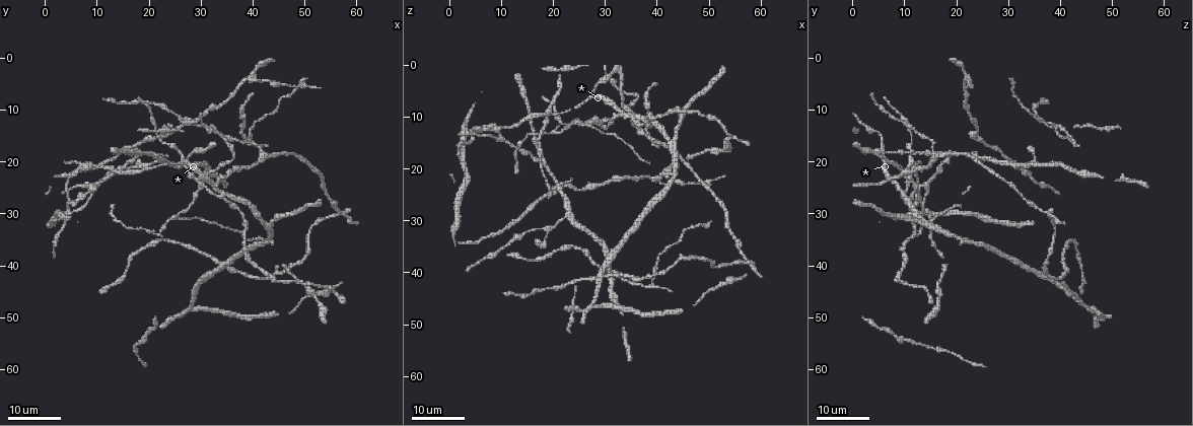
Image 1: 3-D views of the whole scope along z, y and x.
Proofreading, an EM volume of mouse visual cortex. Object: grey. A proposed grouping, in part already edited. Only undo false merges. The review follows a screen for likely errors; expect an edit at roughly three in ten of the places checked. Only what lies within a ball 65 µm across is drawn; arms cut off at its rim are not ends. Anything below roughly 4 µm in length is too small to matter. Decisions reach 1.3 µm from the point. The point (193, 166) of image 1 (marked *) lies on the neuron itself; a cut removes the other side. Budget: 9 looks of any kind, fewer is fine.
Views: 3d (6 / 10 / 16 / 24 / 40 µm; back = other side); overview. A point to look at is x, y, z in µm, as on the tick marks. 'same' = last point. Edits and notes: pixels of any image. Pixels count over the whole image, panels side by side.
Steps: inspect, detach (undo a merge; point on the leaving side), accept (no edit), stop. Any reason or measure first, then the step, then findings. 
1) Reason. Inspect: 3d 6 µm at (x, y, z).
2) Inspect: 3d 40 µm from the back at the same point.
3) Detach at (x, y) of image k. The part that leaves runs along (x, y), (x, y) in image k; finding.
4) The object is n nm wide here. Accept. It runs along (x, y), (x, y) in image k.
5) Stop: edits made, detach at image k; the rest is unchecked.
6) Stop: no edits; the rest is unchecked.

Three-way junction. Inspect: 3d 16 µm at (30.5, 24.0, 11.5).

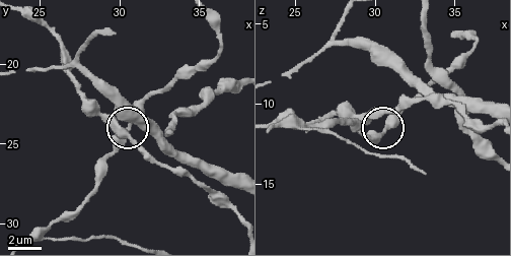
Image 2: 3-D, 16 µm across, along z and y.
Inspect: 3d 10 µm at the same point.

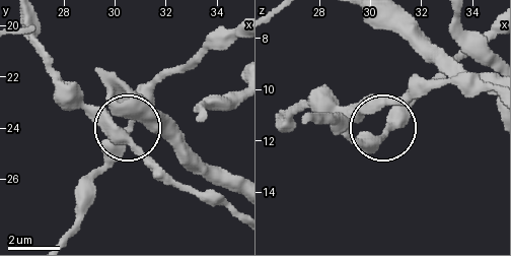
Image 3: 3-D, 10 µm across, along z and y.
The side arm is 35 µm long. Accept. It runs along (117, 86), (208, 189), (181, 189), (130, 139), (160, 75) in image 3; continuous, no second neuron.

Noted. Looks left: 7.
Four arms meet. Inspect: 3d 16 µm at (21.0, 18.5, 23.0).

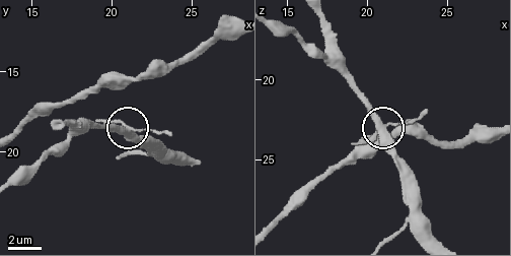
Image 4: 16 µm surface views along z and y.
Inspect: 3d 6 µm at (21.0, 18.3, 23.2).

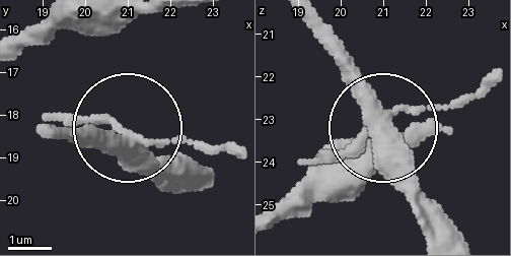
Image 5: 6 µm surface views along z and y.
The side arm is 46 µm long. Accept. All the same neuron.

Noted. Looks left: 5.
Inspect: 3d 24 µm at (22.0, 34.0, 12.5).

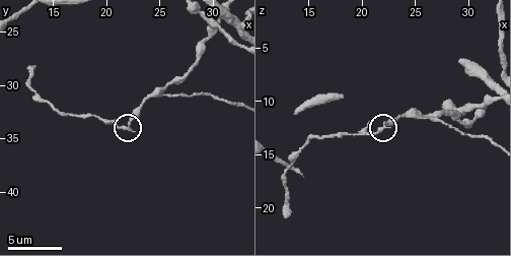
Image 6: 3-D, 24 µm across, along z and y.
Inspect: 3d 10 µm at (22.0, 34.0, 12.4).

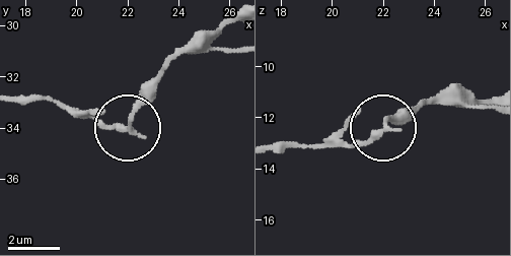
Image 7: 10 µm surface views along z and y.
The side arm is 17 µm long. Detach at (103, 111) of image 7. The part that leaves runs along (129, 132), (46, 100), (19, 100) in image 7; two neurons meet here.

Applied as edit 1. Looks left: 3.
Four-way junction. Inspect: 3d 16 µm at (34.0, 27.0, 10.0).

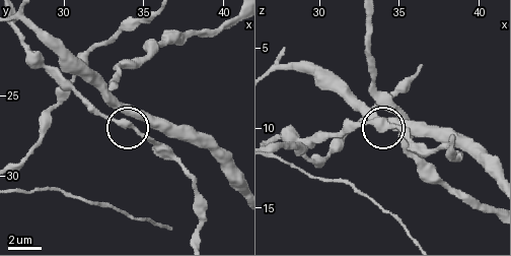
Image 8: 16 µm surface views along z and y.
Inspect: 3d 6 µm at (34.3, 26.8, 9.7).

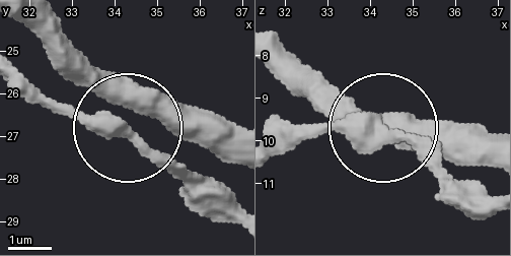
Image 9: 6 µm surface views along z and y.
Inspect: 3d 6 µm from the back at (34.30, 26.75, 9.75).

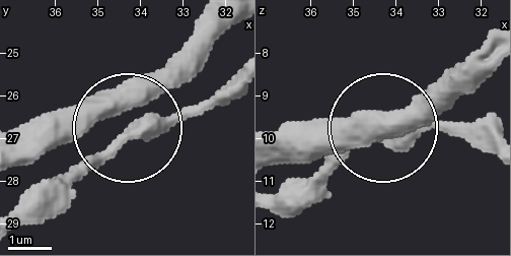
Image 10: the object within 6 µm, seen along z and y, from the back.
Accept. It runs along (230, 18), (140, 124), (227, 99) in image 10; all the same neuron.

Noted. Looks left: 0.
Stop: edits made, detach at image 7; the rest is unchecked.

